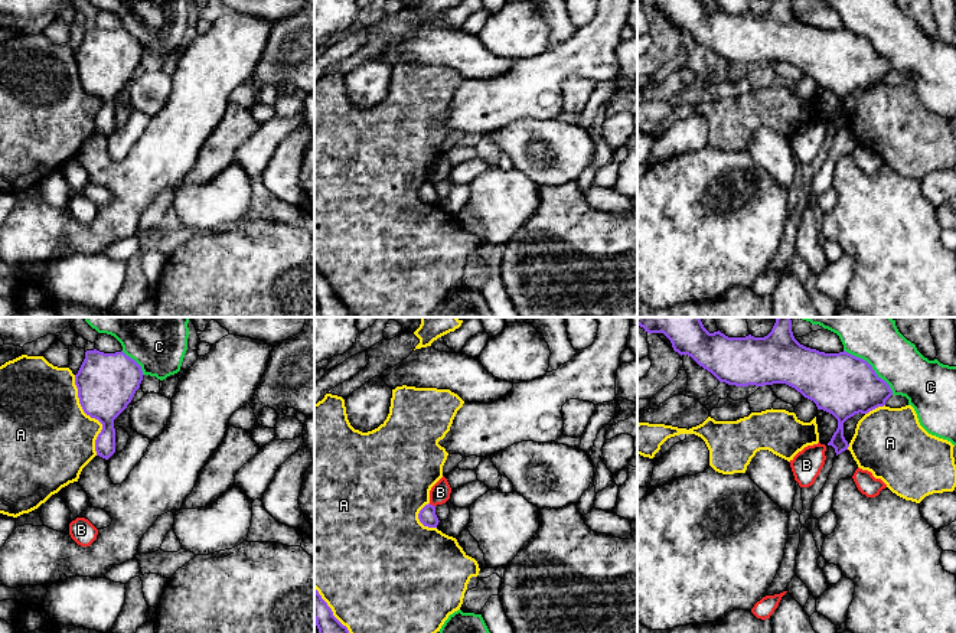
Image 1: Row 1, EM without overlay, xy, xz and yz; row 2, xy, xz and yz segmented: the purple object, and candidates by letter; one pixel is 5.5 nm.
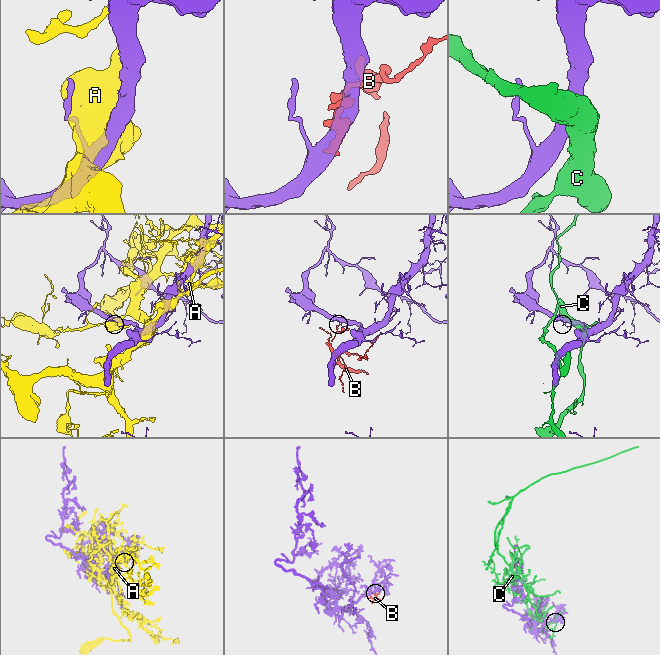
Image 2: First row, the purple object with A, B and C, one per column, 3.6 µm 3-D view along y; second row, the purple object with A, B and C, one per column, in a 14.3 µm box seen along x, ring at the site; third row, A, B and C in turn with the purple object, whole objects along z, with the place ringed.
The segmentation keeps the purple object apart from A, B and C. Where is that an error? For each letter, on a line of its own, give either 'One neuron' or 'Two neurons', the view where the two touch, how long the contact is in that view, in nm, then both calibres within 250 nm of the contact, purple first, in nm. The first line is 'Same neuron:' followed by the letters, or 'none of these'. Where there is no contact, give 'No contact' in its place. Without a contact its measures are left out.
Same neuron: none of these
A: Two neurons. Touches purple in xy. Shared border 460 nm. Thickness 320 nm (purple) against 460 nm
B: Two neurons. Touches purple in xz. Shared border 40 nm. Thickness 100 nm (purple) against 110 nm
C: Two neurons. Touches purple in yz. Shared border 380 nm. Thickness 360 nm (purple) against 260 nm

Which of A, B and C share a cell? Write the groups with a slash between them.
A / B / C

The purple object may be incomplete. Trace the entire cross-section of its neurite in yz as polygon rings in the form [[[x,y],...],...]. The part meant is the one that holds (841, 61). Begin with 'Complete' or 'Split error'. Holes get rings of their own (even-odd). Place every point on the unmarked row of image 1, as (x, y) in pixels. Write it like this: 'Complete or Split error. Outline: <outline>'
Complete. Outline: [[[637,0],[647,10],[663,10],[672,20],[675,29],[681,33],[691,33],[699,43],[711,49],[720,59],[735,63],[763,63],[773,61],[786,61],[800,69],[805,75],[813,78],[818,87],[832,91],[838,97],[838,105],[828,123],[835,125],[836,133],[848,127],[849,121],[844,114],[844,99],[855,91],[868,91],[869,88],[884,84],[893,72],[890,62],[881,56],[872,43],[848,29],[825,30],[800,22],[792,9],[792,0],[774,0],[771,9],[764,14],[728,14],[724,10],[709,10],[702,0]]]

